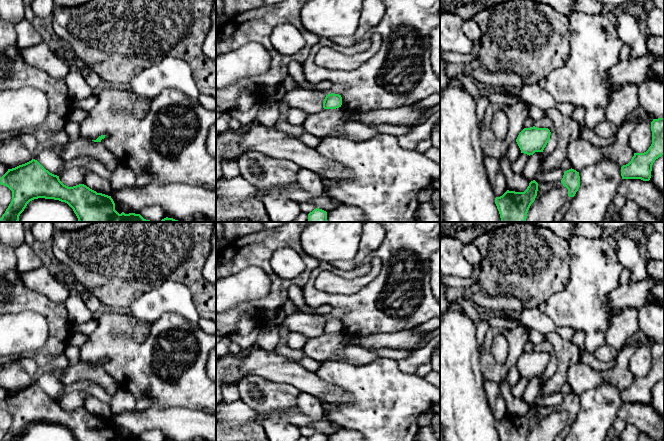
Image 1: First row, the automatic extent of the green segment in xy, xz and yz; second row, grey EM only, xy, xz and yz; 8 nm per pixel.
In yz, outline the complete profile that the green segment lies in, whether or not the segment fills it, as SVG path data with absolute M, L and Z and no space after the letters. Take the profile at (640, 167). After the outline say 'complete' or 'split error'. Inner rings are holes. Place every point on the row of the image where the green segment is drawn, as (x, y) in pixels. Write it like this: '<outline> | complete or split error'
M664 118L653 119L651 131L651 146L644 153L634 153L631 161L621 167L622 179L650 180L653 163L664 155Z | complete

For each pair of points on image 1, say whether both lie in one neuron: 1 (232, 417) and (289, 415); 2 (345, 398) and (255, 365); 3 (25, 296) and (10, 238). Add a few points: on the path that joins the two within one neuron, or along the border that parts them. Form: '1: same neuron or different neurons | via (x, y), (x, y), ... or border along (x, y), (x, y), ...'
1: same neuron | via (246, 416), (275, 416)
2: same neuron | via (323, 391), (297, 375), (277, 368)
3: different neurons | border along (10, 246), (14, 248)

